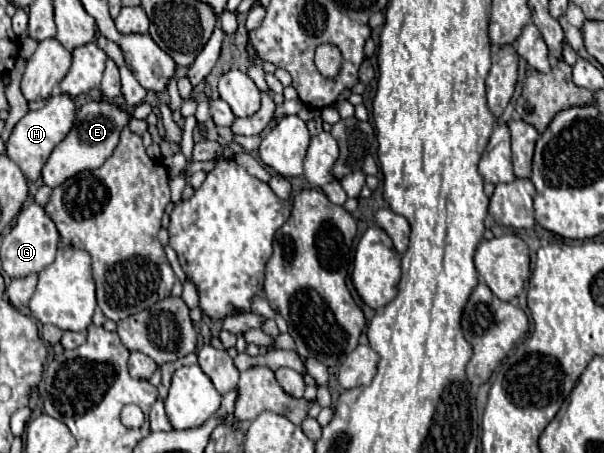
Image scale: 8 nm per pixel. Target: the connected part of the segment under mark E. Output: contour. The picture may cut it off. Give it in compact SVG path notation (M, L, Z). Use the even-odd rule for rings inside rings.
M88 101L82 109L78 109L76 123L74 123L72 131L58 143L58 147L54 147L52 155L48 157L48 161L42 169L44 185L58 187L68 177L72 177L74 173L80 173L80 171L86 171L86 169L98 169L98 165L102 165L104 159L110 157L110 153L118 145L120 131L128 125L128 121L130 121L128 113L122 111L118 105Z

